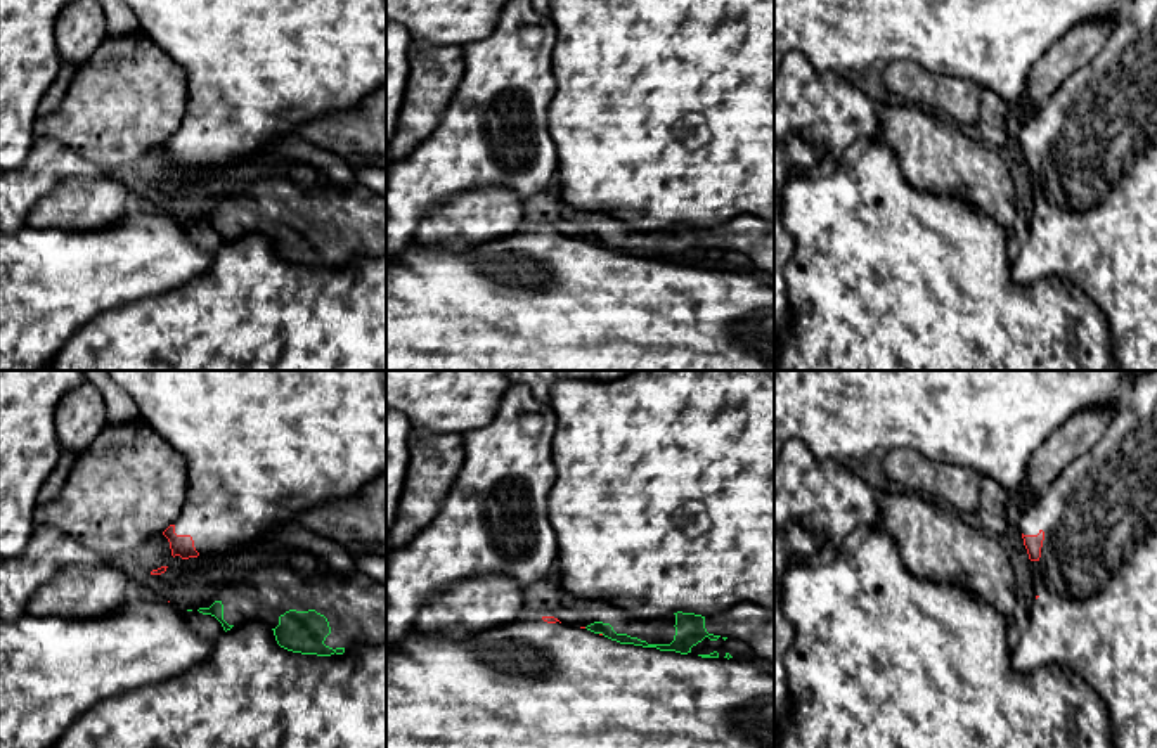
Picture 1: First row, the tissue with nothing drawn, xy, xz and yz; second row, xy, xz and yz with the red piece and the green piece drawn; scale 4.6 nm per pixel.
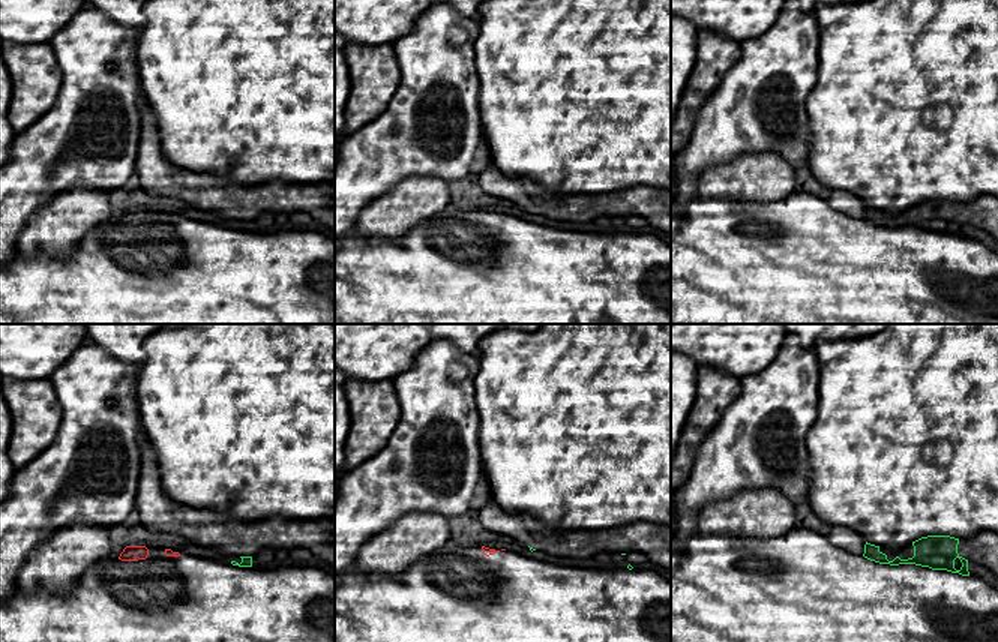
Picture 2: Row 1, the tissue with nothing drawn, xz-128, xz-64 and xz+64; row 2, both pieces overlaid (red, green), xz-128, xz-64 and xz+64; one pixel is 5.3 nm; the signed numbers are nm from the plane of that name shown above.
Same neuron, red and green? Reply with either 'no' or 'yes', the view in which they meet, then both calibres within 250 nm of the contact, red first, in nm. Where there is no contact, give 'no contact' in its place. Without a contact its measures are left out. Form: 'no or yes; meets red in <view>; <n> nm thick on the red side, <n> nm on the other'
no; no contact

